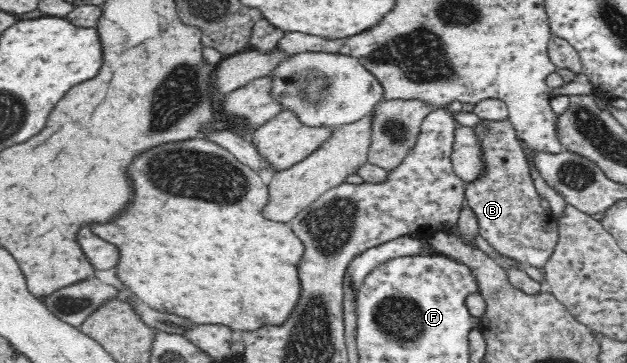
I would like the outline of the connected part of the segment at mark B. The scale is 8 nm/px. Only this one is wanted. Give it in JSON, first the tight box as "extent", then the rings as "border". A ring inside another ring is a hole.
{"extent":[452,119,559,268],"border":[[[481,119],[478,125],[474,125],[473,129],[478,142],[480,142],[484,171],[482,171],[482,175],[478,179],[466,183],[466,206],[460,213],[458,225],[452,235],[460,238],[460,241],[464,242],[464,245],[470,246],[470,248],[477,248],[477,238],[480,235],[492,247],[496,248],[500,254],[527,265],[542,268],[559,241],[558,218],[551,211],[547,211],[540,206],[541,197],[537,194],[536,188],[534,188],[526,157],[522,152],[523,141],[520,140],[518,131],[516,131],[510,119],[500,121]]]}

